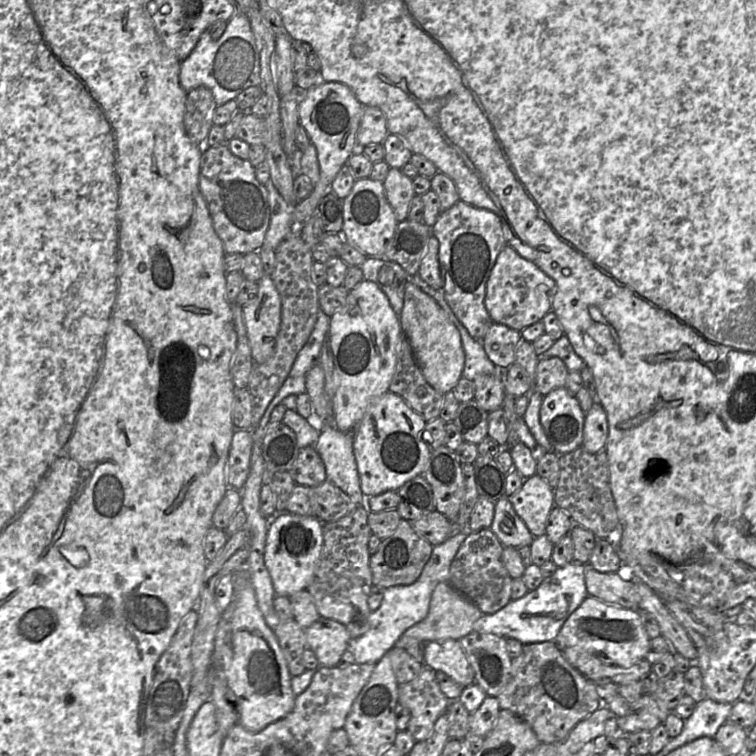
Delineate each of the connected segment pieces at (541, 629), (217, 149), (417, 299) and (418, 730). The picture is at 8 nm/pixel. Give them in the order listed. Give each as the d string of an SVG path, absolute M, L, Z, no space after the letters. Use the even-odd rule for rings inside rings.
M573 560L558 567L553 575L544 578L540 586L492 614L483 614L473 625L473 631L516 638L524 644L556 640L567 618L589 595L585 580L586 564Z
M227 143L204 146L199 165L199 190L225 253L245 255L258 252L264 246L270 224L268 193L257 181L255 167L248 159L233 155Z
M411 280L405 286L404 306L399 315L403 336L411 345L414 357L426 381L439 393L452 391L462 377L465 353L461 335L434 298Z
M424 666L415 679L398 688L398 704L410 712L406 730L416 742L429 737L435 722L451 702L441 691L435 672Z

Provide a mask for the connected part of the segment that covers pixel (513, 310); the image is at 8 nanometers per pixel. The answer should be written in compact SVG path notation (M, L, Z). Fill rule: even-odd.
M507 244L498 255L489 276L485 306L493 322L522 331L542 320L552 310L554 294L555 281L538 265Z

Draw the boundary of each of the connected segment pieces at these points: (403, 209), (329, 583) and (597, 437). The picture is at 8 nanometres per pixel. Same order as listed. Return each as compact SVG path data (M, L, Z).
M390 167L383 182L385 197L398 222L408 219L410 204L415 196L412 181L400 169Z
M358 506L337 521L323 523L323 545L307 588L320 616L345 625L353 640L367 632L371 614L368 606L369 590L373 585L368 549L372 534L368 525L369 513L368 506Z
M595 400L585 415L582 446L590 453L606 450L609 426L607 413L598 400Z

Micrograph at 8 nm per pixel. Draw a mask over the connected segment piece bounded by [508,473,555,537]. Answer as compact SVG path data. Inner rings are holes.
M535 473L508 498L534 537L546 534L548 516L555 506L554 488L546 480Z

